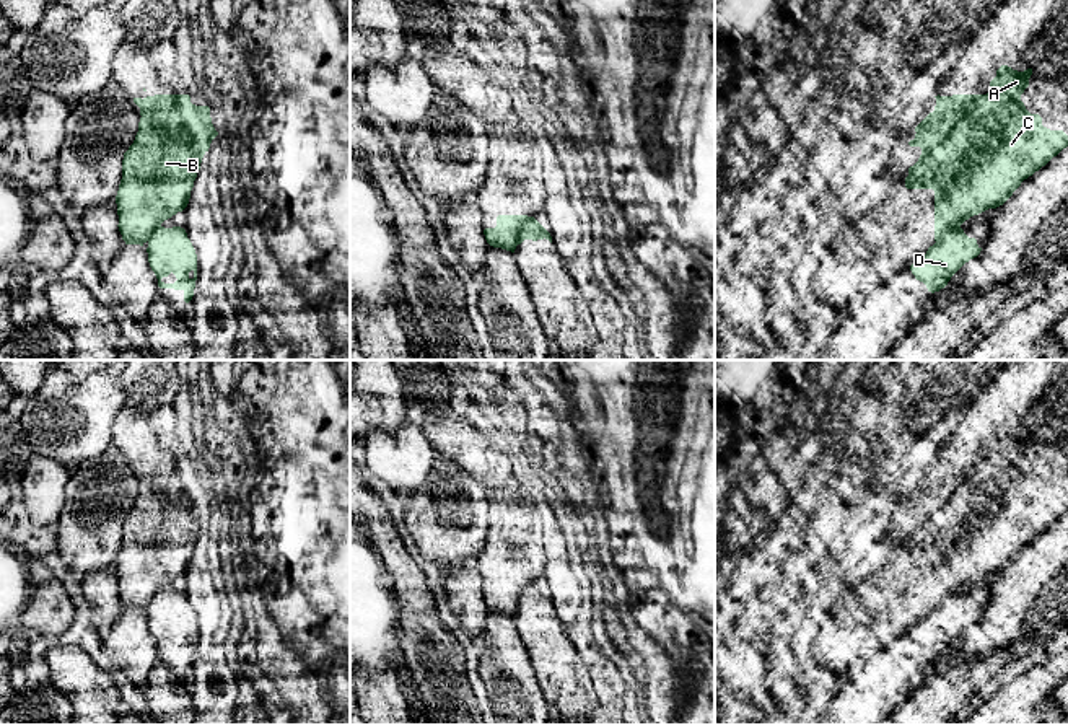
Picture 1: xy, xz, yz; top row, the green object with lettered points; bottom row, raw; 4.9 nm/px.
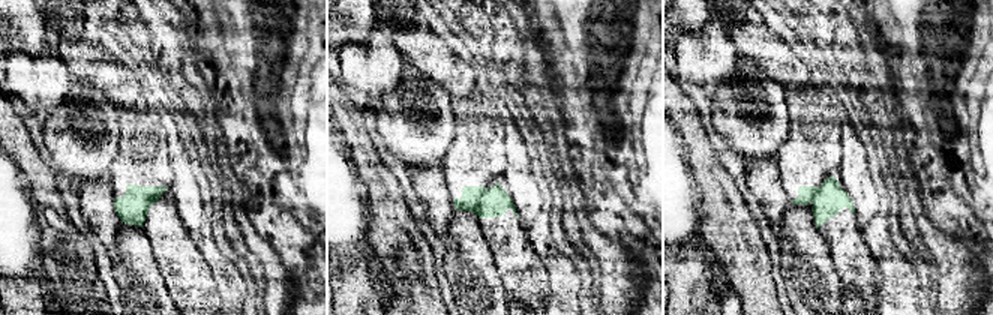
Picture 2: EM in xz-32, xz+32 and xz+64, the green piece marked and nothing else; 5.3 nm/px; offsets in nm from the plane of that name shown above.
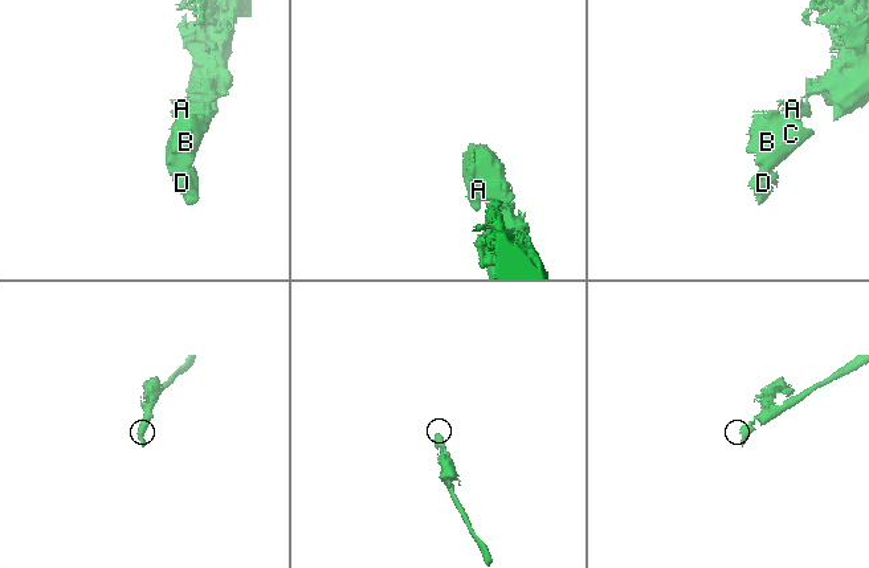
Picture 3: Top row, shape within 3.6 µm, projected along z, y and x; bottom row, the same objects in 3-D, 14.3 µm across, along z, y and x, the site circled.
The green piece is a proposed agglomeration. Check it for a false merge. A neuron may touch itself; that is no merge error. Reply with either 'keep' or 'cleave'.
cleave

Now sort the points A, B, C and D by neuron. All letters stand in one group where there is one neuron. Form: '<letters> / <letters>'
A B C / D

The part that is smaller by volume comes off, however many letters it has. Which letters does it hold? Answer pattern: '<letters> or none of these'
D

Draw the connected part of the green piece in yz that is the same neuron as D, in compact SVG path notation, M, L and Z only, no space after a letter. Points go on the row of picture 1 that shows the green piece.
M961 226L949 230L939 241L928 248L926 254L917 259L910 270L923 282L928 292L939 292L951 277L970 259L980 254L982 248L975 238L969 238Z

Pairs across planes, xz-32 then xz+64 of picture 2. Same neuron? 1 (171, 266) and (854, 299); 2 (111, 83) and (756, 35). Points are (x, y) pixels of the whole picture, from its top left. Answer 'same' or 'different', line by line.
1: different
2: same

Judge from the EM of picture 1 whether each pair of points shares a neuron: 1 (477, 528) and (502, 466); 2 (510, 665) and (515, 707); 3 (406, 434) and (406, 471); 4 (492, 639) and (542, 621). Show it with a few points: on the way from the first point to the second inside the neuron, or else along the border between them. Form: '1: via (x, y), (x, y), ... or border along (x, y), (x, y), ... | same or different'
1: border along (463, 470), (472, 474), (484, 487) | different
2: via (515, 675), (523, 683), (515, 698) | same
3: via (401, 443), (406, 461) | same
4: border along (513, 618), (531, 667) | different

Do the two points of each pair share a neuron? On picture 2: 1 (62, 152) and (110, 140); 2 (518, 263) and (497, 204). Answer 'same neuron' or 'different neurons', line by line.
1: same neuron
2: same neuron

